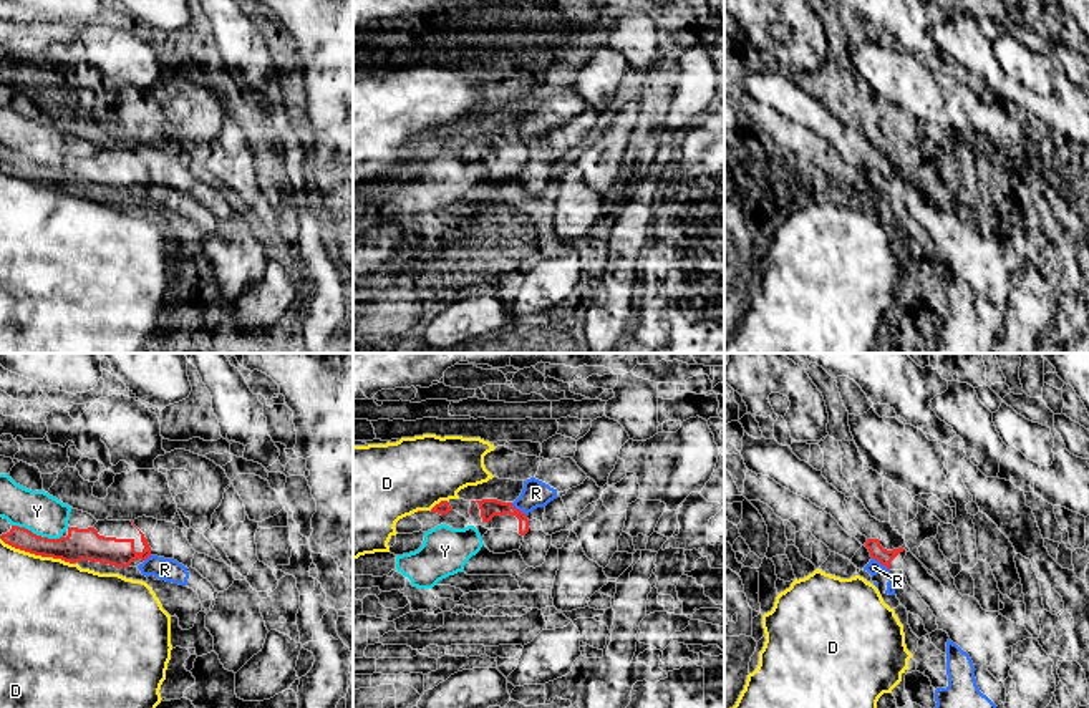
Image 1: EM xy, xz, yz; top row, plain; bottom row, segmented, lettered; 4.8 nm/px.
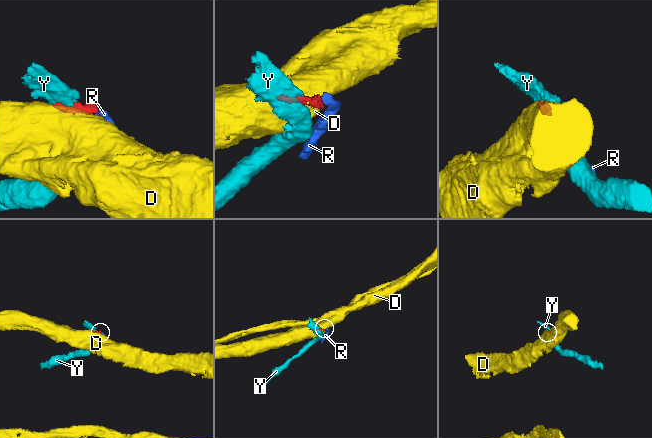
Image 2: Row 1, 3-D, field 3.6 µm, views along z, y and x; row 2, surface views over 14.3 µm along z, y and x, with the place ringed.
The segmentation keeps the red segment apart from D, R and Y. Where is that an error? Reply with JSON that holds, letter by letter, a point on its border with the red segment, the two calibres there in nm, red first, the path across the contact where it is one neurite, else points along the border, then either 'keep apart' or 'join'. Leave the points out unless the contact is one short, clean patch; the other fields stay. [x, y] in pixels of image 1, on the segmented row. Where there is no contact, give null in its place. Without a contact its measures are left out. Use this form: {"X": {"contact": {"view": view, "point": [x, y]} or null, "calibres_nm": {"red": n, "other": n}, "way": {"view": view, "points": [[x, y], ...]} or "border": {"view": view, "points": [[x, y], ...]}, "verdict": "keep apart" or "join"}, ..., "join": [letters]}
{"D": {"contact": {"view": "xy", "point": [38, 554]}, "calibres_nm": {"red": 160, "other": 460}, "border": {"view": "xy", "points": [[0, 538], [15, 547], [75, 564]]}, "verdict": "keep apart"}, "R": {"contact": {"view": "yz", "point": [880, 562]}, "calibres_nm": {"red": 70, "other": 70}, "border": {"view": "yz", "points": [[872, 557], [889, 571]]}, "verdict": "keep apart"}, "Y": {"contact": {"view": "xy", "point": [35, 534]}, "calibres_nm": {"red": 160, "other": 200}, "border": {"view": "xy", "points": [[12, 524], [24, 526], [42, 536], [60, 538]]}, "verdict": "keep apart"}, "join": []}

